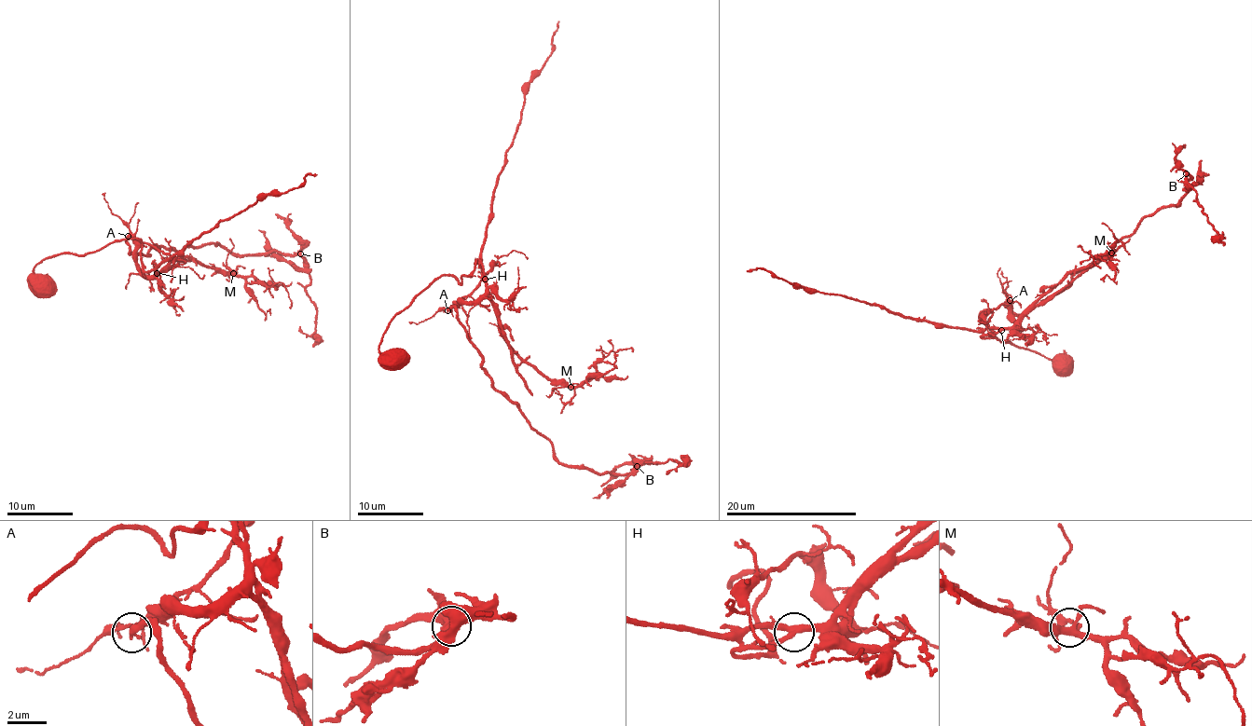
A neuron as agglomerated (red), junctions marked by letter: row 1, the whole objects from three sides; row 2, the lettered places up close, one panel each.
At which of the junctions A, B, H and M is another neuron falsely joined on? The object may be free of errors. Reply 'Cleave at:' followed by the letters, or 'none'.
Cleave at: none

